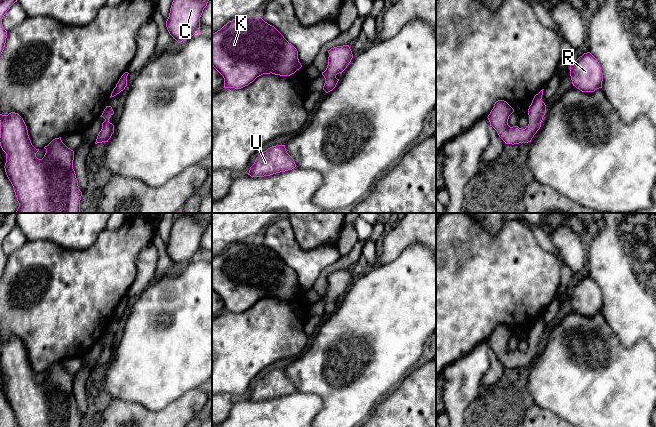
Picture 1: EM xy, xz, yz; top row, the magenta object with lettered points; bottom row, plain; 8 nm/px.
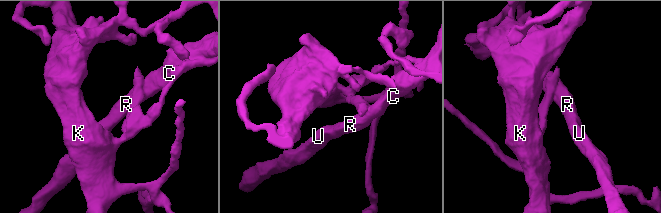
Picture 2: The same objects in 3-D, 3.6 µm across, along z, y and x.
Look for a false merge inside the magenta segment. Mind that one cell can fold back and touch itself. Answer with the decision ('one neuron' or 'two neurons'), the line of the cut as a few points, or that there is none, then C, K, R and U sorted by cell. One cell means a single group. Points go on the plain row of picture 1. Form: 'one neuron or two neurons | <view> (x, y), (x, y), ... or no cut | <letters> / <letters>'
two neurons | xz (335, 301), (332, 307), (324, 309) | C R U / K

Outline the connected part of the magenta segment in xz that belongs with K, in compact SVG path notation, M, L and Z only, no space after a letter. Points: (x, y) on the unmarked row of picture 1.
M260 240L233 243L212 257L212 290L223 300L224 312L241 313L263 298L290 300L302 289L297 273Z

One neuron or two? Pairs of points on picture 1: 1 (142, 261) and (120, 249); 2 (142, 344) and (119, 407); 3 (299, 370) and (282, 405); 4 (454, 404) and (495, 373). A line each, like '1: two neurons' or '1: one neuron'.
1: two neurons
2: two neurons
3: two neurons
4: two neurons

